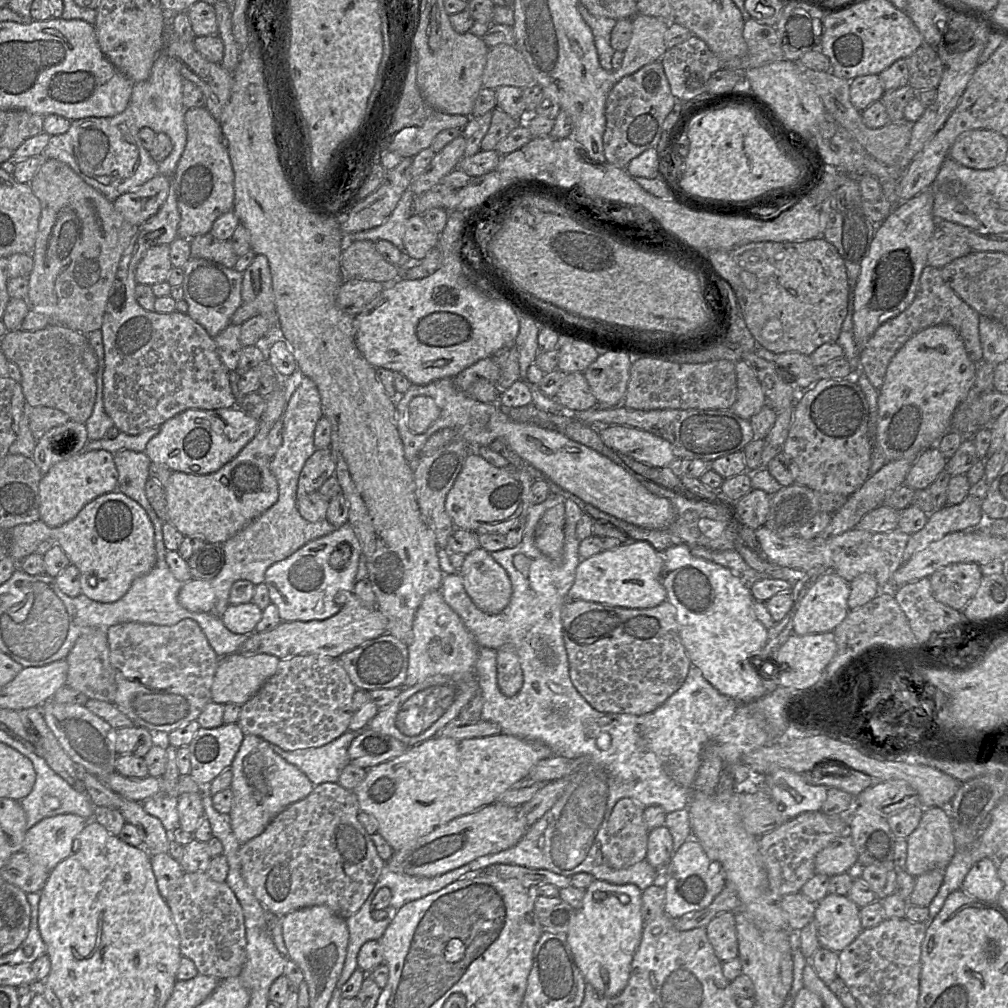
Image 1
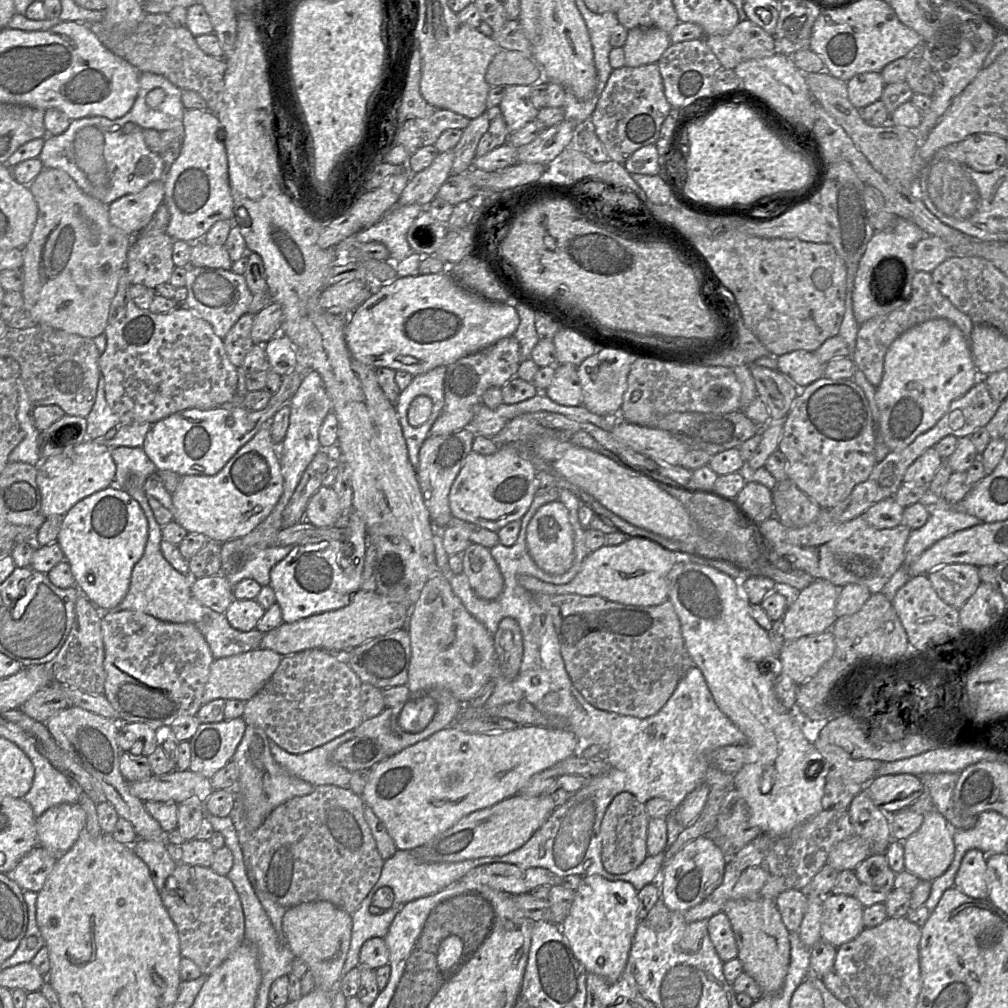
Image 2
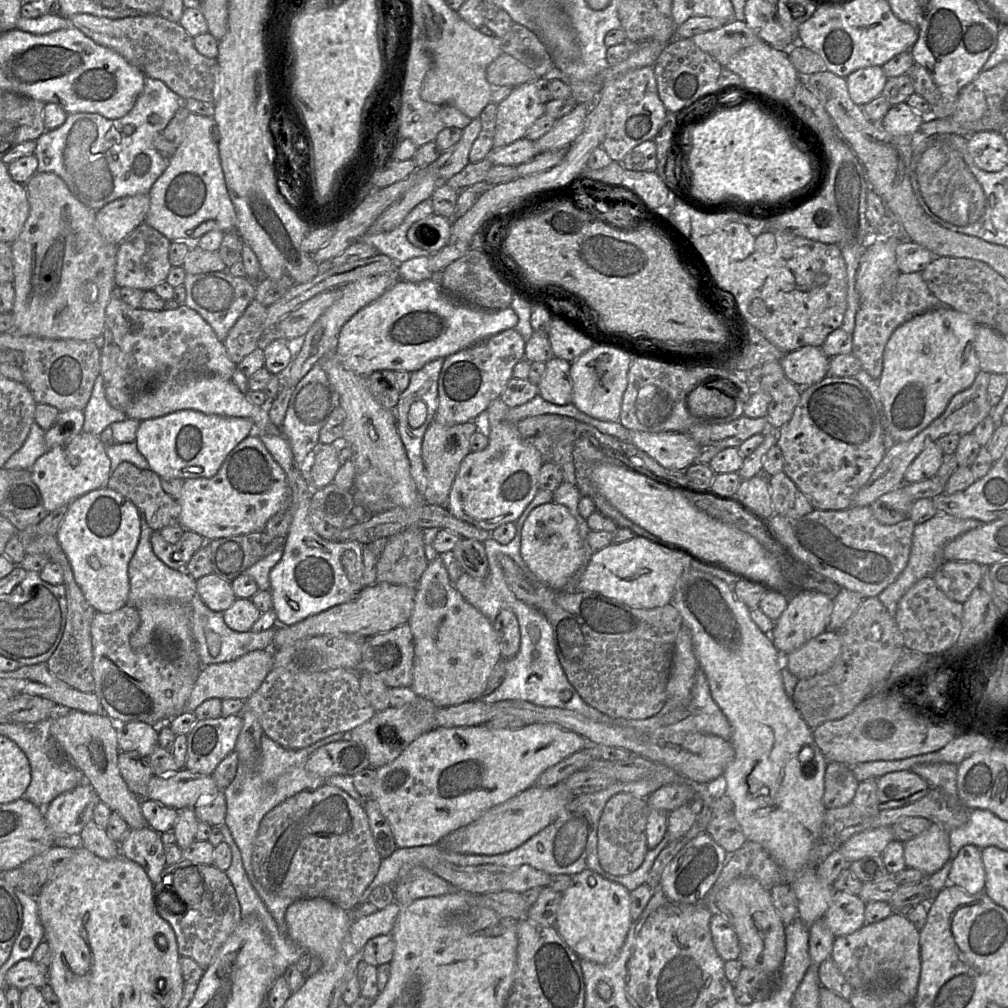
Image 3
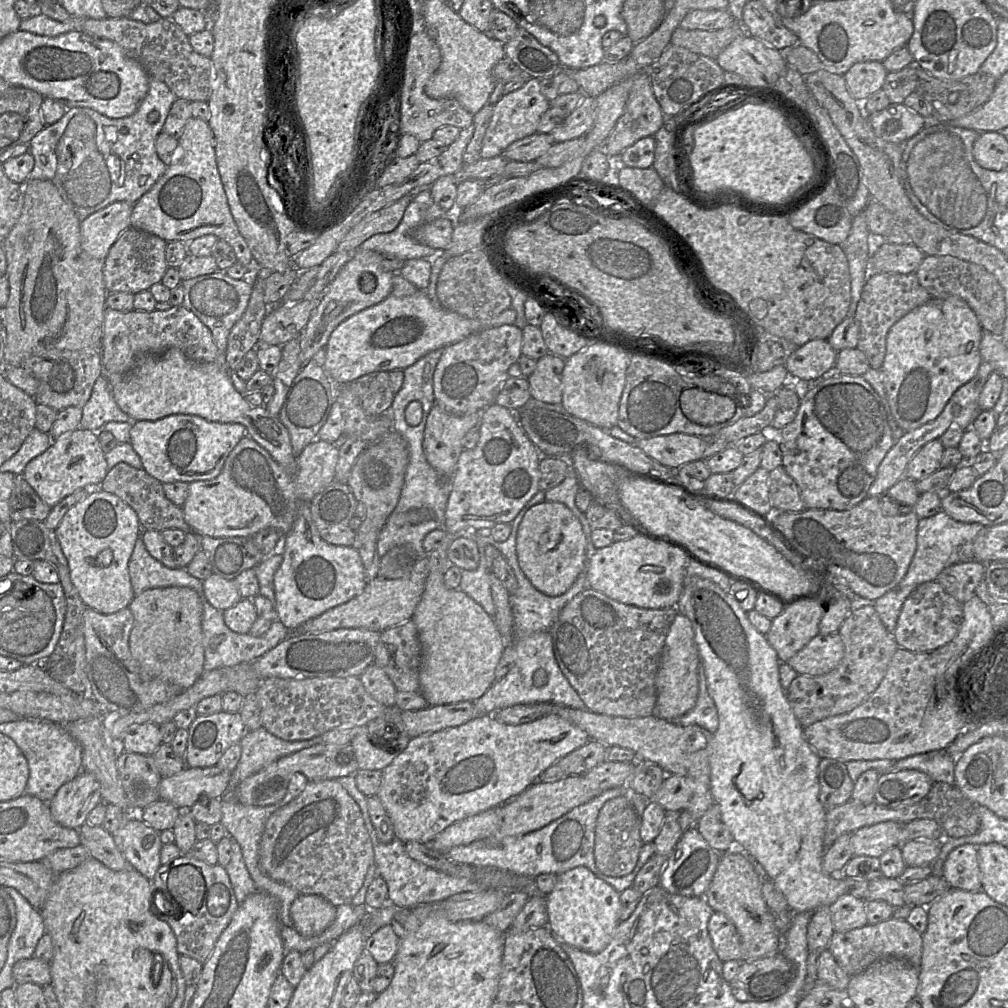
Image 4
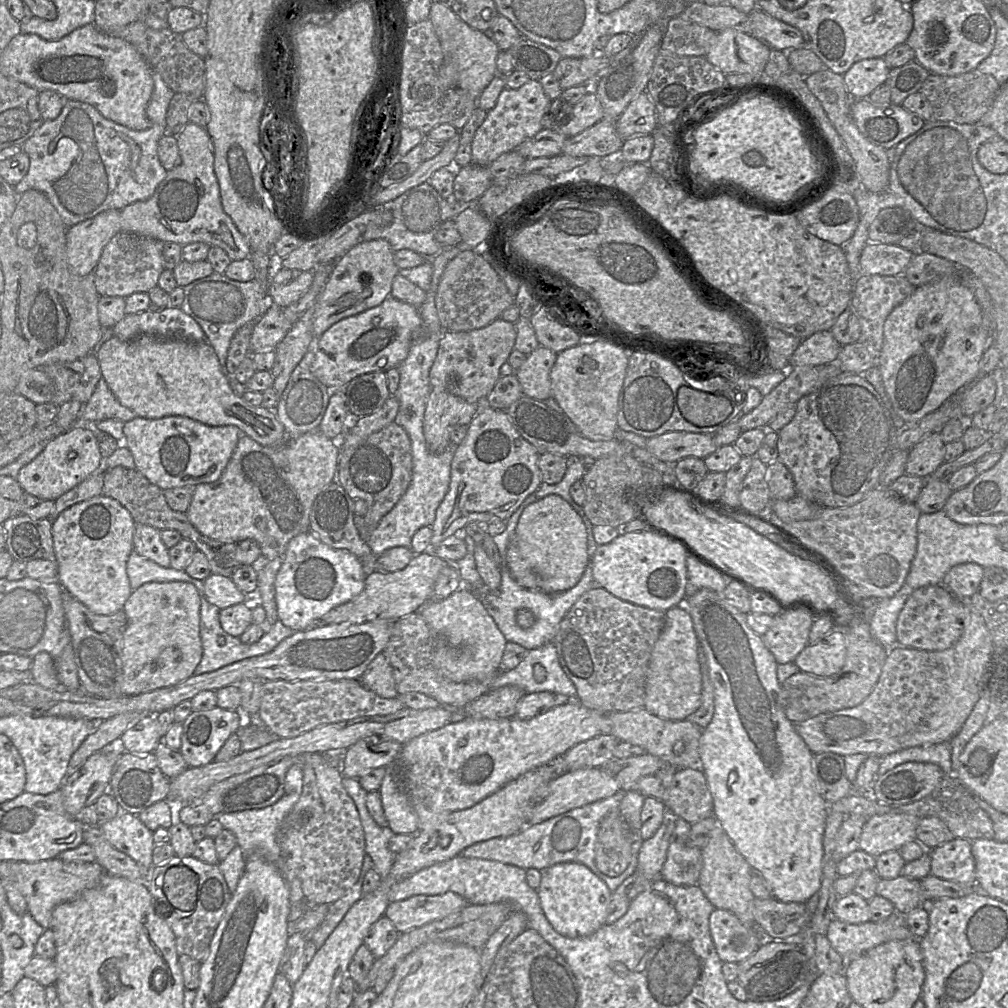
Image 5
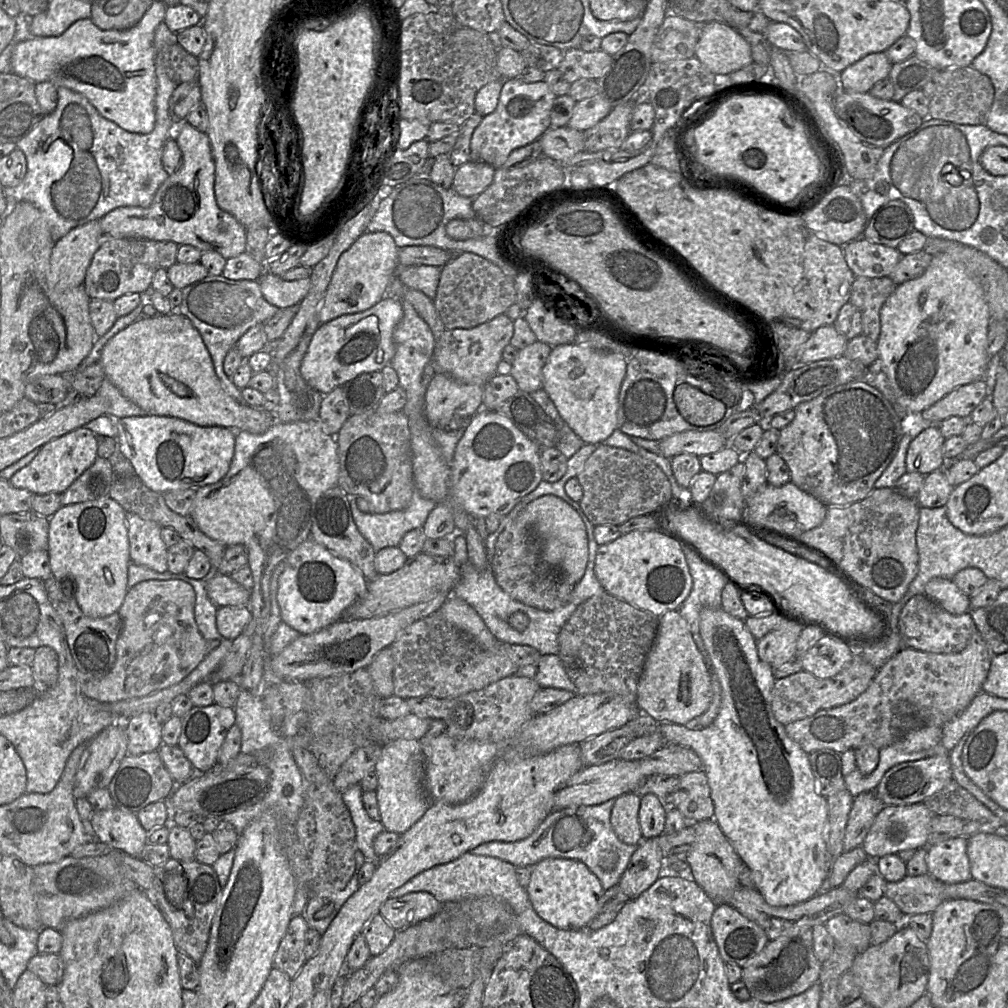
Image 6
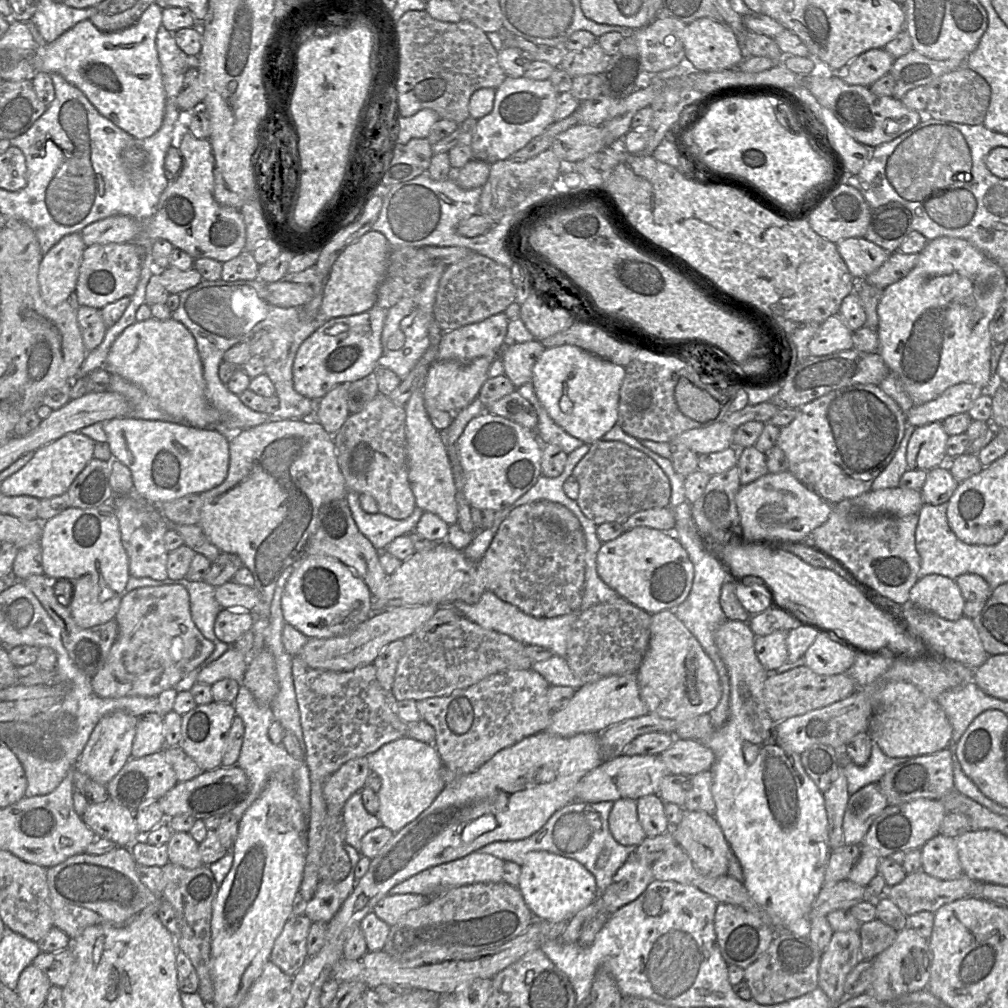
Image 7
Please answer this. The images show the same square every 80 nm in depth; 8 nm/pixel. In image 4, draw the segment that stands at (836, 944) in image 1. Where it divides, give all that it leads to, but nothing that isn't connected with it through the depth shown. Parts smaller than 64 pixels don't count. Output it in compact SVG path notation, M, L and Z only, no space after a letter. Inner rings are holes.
M849 893L829 906L834 931L847 932L868 924L866 902Z

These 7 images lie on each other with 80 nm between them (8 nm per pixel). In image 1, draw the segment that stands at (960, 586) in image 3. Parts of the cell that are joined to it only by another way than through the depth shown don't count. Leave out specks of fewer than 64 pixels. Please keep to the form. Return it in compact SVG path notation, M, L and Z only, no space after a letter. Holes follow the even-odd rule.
M953 563L936 571L929 580L937 601L962 611L975 596L982 573L976 563Z

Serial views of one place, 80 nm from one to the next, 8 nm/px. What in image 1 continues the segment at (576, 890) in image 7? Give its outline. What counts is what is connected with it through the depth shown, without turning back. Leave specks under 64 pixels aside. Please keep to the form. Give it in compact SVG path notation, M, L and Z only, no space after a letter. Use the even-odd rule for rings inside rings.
M594 879L585 889L582 907L577 910L573 925L566 934L575 962L586 983L591 984L599 994L605 997L619 995L628 983L633 956L640 944L645 924L641 905L642 890L635 884L617 885Z

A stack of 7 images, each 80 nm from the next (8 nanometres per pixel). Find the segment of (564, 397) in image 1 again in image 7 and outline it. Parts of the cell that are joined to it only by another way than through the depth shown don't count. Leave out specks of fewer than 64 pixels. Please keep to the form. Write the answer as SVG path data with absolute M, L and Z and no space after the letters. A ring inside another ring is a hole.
M532 340L510 345L500 356L504 375L518 388L532 380L532 369L546 348L541 341Z

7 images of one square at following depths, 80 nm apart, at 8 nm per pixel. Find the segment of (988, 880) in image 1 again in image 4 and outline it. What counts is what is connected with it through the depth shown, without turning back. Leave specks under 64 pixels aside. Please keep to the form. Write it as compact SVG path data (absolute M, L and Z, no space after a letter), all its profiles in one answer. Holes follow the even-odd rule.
M964 844L953 849L943 864L942 877L953 889L967 892L981 890L977 846Z

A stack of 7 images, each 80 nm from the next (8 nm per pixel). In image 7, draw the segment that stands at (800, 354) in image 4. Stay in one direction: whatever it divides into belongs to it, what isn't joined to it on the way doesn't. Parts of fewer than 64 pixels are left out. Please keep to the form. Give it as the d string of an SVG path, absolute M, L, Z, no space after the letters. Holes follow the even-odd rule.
M838 313L820 325L808 344L811 356L823 356L853 348L853 332L842 322Z

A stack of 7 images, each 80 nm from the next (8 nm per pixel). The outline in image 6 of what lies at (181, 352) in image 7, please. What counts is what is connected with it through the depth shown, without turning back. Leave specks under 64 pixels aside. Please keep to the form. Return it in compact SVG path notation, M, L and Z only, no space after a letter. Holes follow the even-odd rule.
M177 310L166 315L142 317L118 332L104 346L100 364L106 378L148 415L175 417L199 426L228 427L235 433L245 430L262 434L275 423L272 412L241 404L223 389L201 334L192 322Z

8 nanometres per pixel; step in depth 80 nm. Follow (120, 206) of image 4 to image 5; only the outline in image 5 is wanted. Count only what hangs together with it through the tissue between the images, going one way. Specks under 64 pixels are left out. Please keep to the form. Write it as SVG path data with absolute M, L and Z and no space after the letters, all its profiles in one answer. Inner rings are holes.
M109 209L68 228L66 255L69 268L76 275L92 273L110 239L122 231L121 211Z

